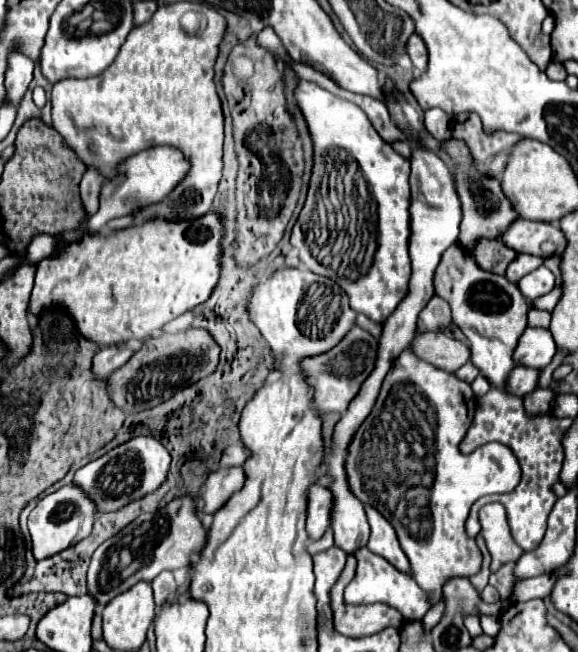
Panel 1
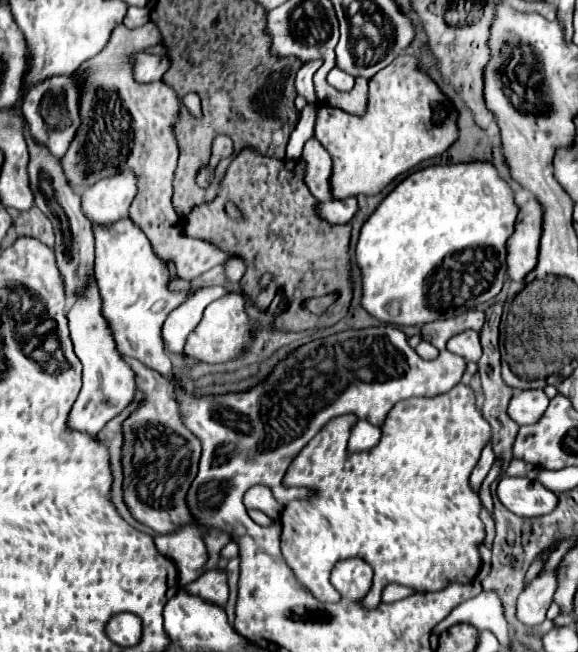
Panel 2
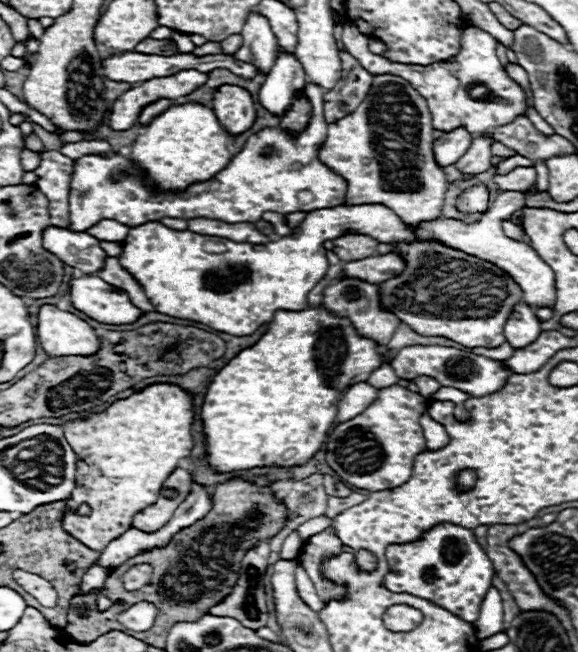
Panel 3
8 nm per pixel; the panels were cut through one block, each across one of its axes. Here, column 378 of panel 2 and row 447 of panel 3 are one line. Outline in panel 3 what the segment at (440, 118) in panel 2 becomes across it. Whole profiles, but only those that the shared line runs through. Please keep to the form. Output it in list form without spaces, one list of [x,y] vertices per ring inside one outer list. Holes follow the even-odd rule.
[[[152,384],[126,400],[116,400],[100,414],[68,422],[64,438],[76,452],[76,486],[66,500],[62,528],[98,552],[130,530],[132,518],[158,500],[164,480],[178,460],[190,454],[192,420],[190,394],[174,384]],[[80,504],[90,506],[88,516],[76,514]]]

